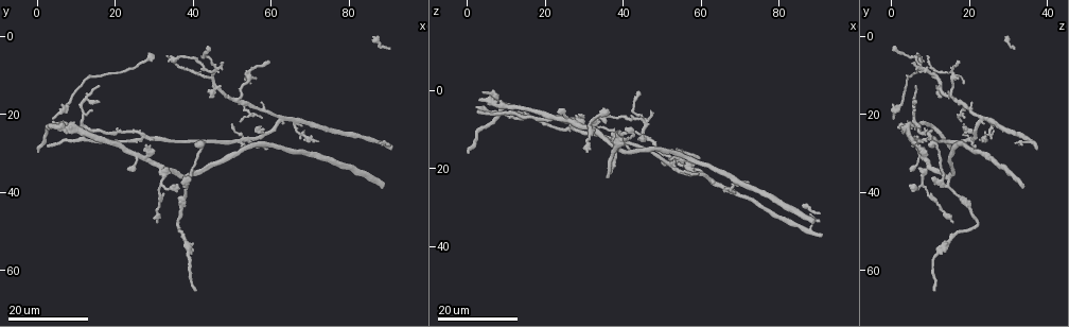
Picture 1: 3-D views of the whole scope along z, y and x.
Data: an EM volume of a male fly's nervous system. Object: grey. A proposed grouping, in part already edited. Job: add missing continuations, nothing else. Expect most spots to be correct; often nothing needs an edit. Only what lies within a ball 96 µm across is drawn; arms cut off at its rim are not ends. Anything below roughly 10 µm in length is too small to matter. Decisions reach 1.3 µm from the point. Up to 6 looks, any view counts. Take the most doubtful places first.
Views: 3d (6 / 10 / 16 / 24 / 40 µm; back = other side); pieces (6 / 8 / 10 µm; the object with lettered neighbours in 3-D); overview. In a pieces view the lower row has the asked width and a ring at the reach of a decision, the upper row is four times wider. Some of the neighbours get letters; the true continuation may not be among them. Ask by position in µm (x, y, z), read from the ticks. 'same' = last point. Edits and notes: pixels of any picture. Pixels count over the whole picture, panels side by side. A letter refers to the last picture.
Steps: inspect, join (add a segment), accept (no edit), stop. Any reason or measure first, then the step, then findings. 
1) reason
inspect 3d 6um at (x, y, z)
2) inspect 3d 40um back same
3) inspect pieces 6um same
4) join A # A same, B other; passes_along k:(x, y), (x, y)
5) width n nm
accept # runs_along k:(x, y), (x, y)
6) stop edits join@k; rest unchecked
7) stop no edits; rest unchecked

thin end
inspect 3d 24um at (47.5, 7.5, 6.0)

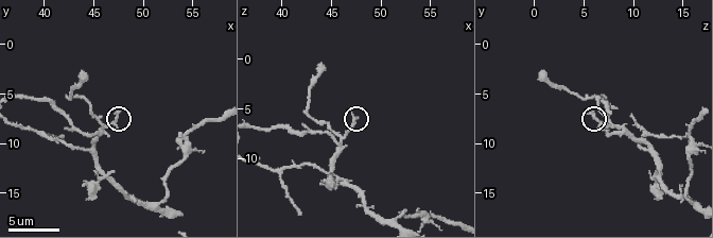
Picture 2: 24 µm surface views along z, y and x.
inspect 3d 10um at (47.0, 7.0, 5.6)

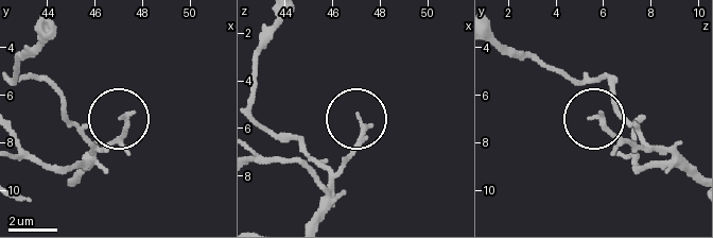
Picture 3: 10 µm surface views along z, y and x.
inspect pieces 8um at (47.0, 7.0, 5.5)

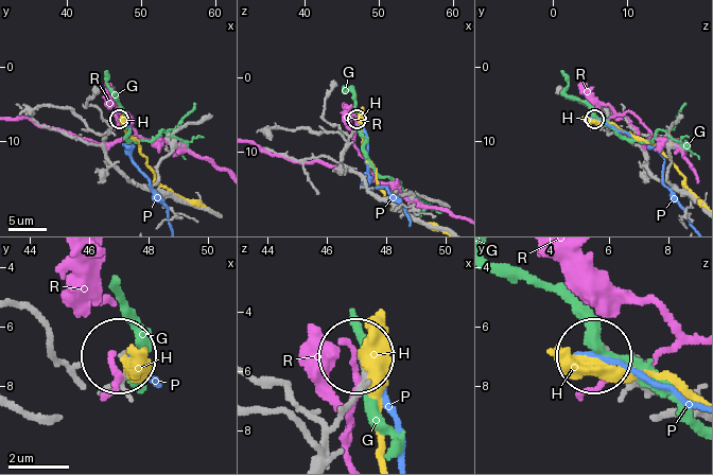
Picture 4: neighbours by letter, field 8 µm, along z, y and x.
accept # G other, H other, P other, R other; none of them fits

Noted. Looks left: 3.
free end
inspect 3d 24um at (59.0, 6.5, 17.5)

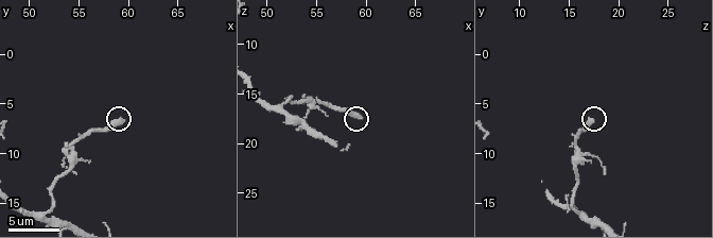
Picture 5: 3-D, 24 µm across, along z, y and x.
inspect pieces 6um at (59.2, 6.8, 17.2)

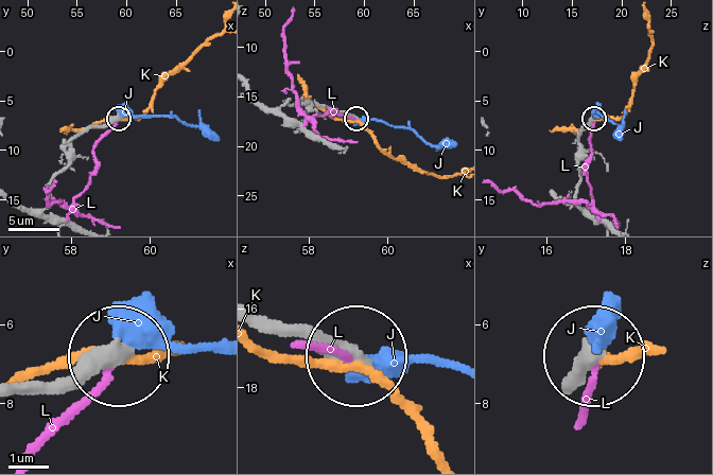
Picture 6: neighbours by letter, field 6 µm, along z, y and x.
accept # J other, K other, L other; runs_along 6:(19, 396), (70, 389), (118, 358); no lettered segment goes on from it

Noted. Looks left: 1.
stops while still wide
inspect pieces 8um at (43.8, 3.0, 0.6)

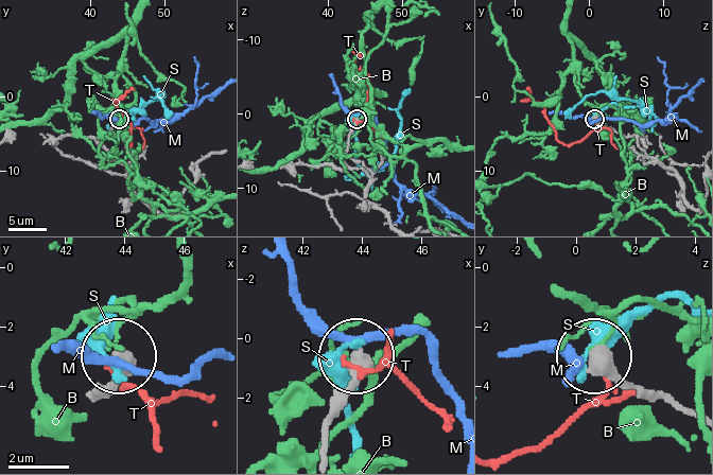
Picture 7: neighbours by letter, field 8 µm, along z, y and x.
accept # B other, M other, S other, T other; runs_along 7:(690, 415), (644, 398), (593, 356); none of them fits

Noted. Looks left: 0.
stop no edits; rest unchecked

